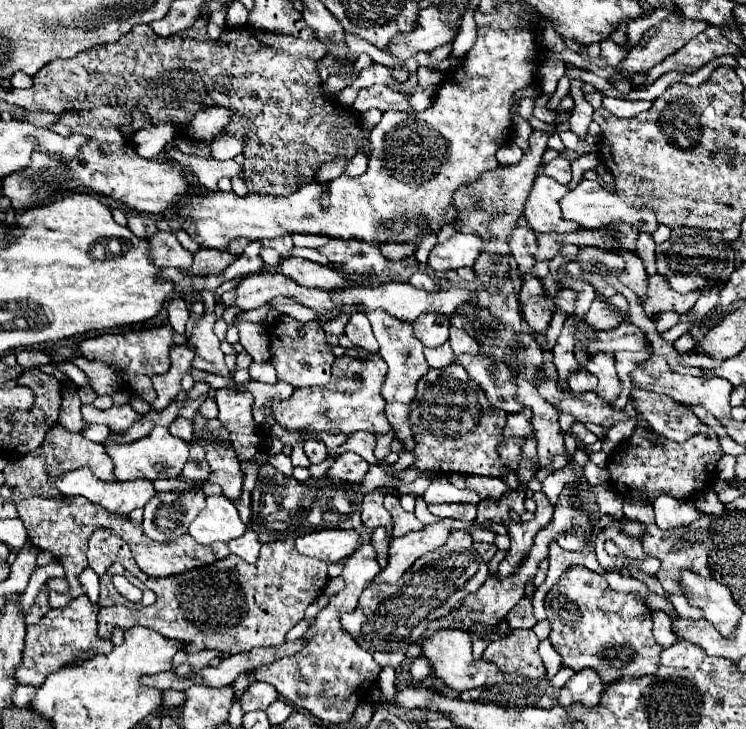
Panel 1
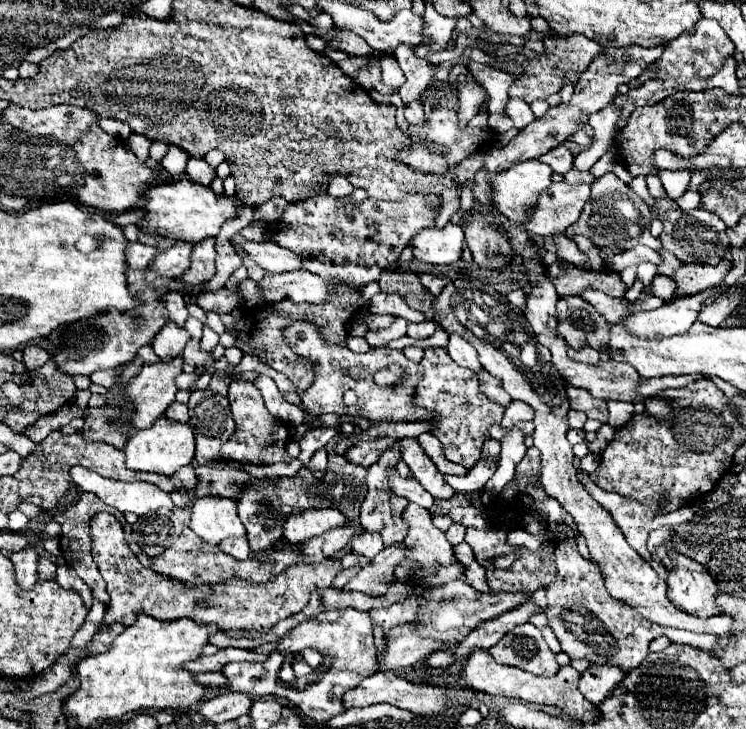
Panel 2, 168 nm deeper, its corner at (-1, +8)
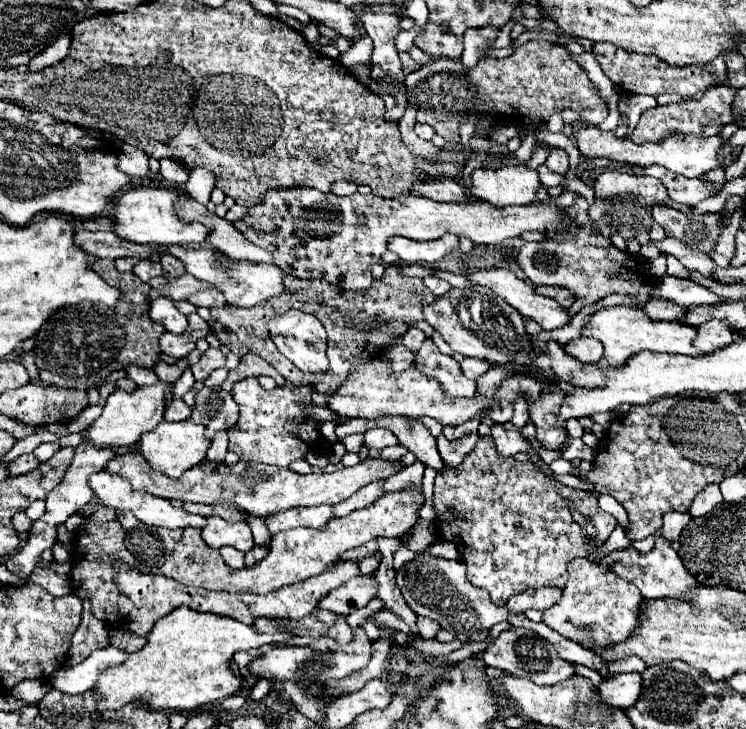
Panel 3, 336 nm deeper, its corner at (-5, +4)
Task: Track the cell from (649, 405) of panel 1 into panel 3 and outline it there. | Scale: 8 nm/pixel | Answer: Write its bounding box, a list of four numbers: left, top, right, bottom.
[545,341,605,387]

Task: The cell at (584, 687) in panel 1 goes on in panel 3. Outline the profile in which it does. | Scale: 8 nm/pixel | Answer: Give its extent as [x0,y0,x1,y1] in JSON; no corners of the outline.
[597,673,641,709]

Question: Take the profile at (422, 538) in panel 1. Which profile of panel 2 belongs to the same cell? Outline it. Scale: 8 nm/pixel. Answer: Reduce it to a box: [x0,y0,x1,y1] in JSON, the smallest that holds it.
[343,545,405,597]

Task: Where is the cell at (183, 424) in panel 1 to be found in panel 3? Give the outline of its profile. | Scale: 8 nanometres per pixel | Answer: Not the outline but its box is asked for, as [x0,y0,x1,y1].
[165,399,191,421]

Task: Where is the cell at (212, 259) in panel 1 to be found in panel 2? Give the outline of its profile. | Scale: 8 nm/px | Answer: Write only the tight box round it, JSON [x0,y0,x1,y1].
[149,241,191,277]

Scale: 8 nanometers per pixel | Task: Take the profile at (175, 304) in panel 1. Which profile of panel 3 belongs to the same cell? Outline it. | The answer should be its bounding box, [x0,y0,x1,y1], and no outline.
[149,297,187,333]

